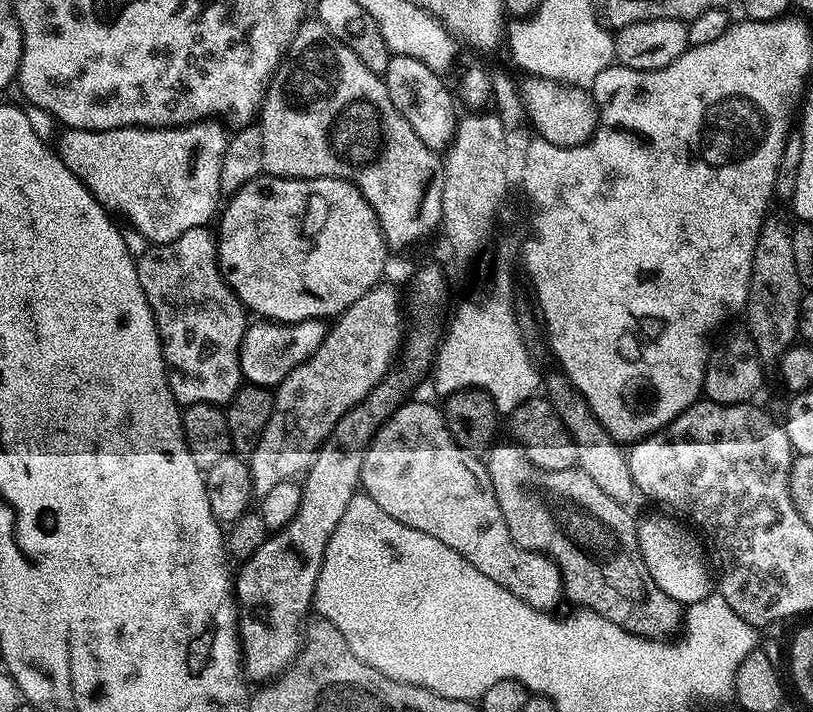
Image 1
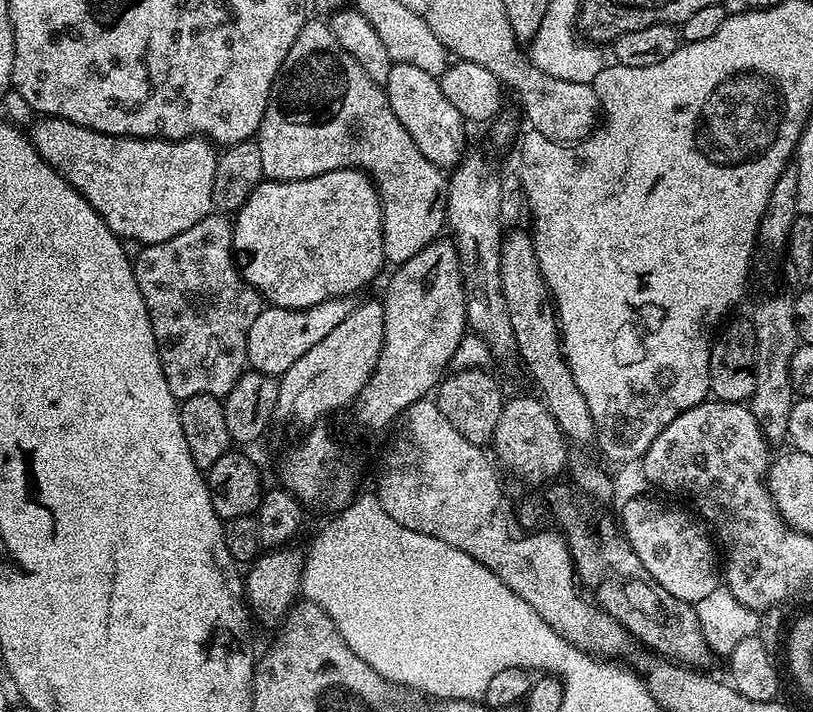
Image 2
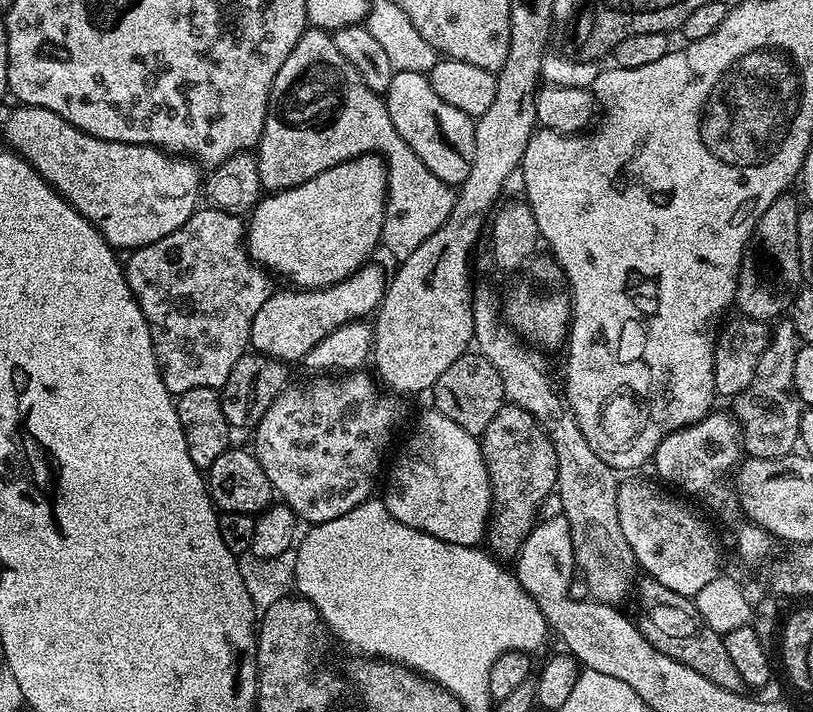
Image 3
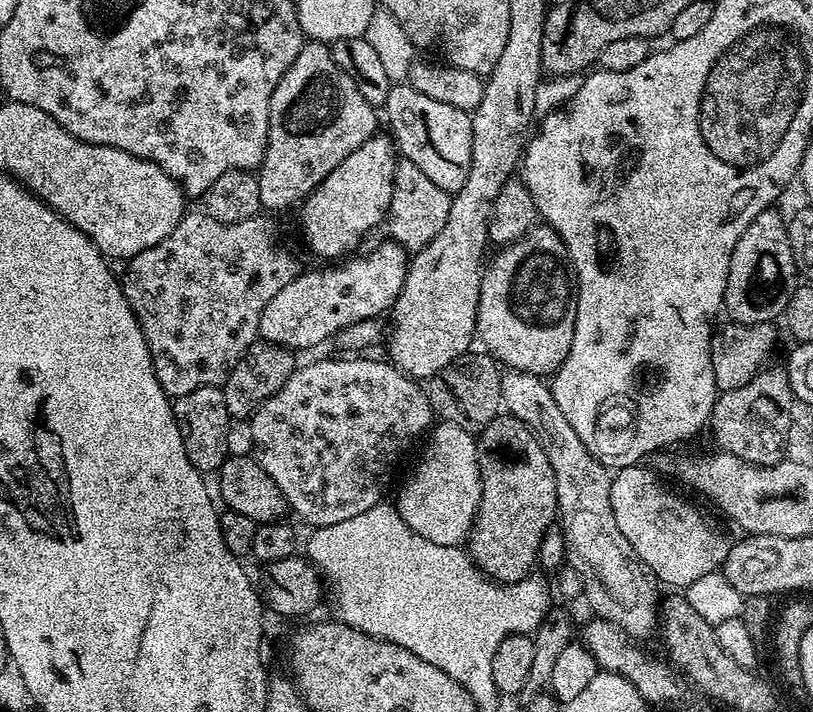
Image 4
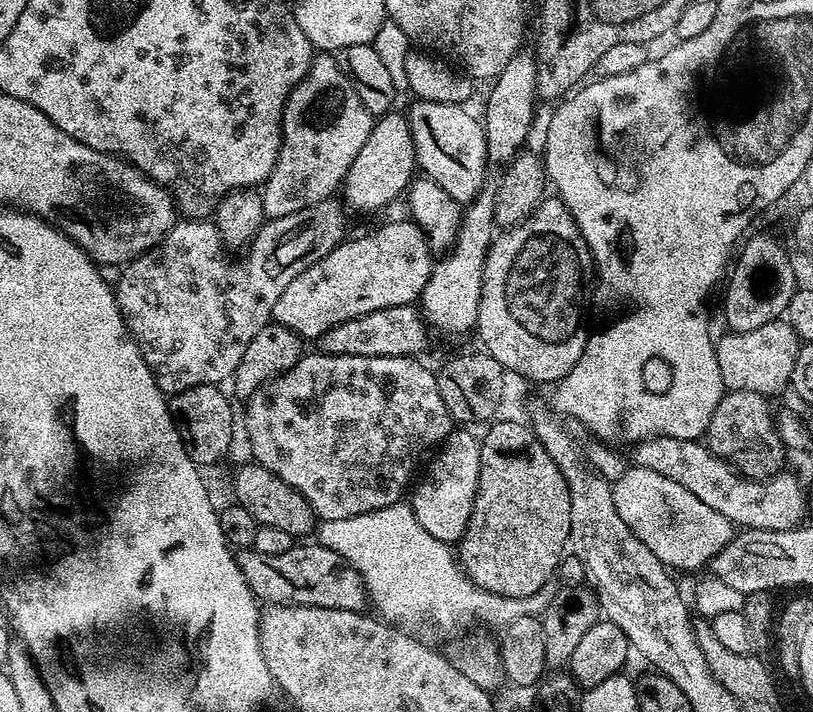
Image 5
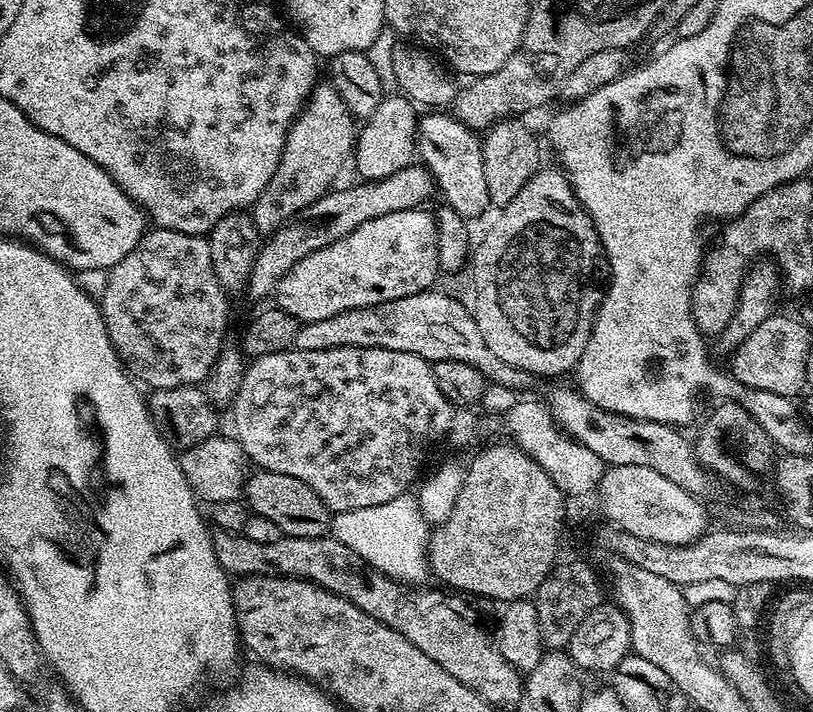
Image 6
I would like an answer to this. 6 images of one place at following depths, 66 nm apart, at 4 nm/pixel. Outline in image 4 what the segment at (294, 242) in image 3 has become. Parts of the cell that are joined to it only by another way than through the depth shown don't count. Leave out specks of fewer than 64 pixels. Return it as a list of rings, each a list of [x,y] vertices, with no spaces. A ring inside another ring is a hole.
[[[388,134],[371,136],[365,144],[358,146],[350,158],[346,158],[319,184],[314,191],[302,202],[300,212],[300,228],[304,231],[304,240],[308,248],[316,256],[321,256],[321,261],[336,262],[349,254],[355,253],[360,244],[360,239],[371,228],[376,228],[385,223],[391,206],[391,196],[396,189],[396,165],[398,163],[398,149]]]

